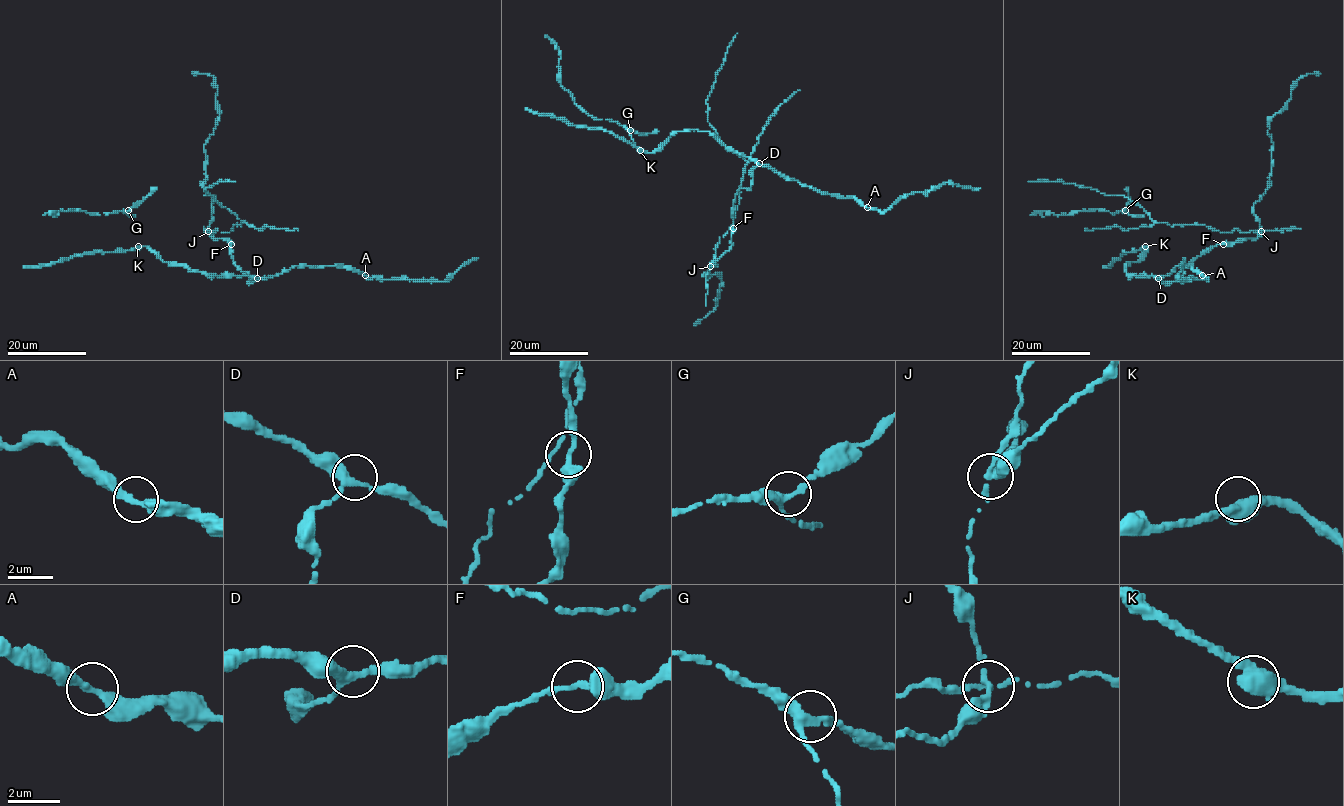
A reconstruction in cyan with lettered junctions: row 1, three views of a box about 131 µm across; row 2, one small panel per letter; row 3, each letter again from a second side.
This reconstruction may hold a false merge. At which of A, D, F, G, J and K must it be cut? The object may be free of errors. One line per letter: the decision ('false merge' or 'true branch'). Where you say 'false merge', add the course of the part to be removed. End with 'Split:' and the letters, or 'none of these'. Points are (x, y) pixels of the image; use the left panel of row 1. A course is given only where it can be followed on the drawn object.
A: true branch
D: true branch
F: true branch
G: true branch
J: false merge | (208, 231), (230, 232), (236, 224), (245, 223), (212, 196), (205, 196), (204, 190), (214, 183), (236, 182)
K: true branch
Split: J

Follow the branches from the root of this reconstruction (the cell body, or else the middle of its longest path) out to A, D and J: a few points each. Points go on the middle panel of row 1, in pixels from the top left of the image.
A: (736, 194), (740, 189), (751, 186), (751, 170), (761, 164), (821, 192), (854, 197), (867, 207)
D: (736, 194), (740, 189), (751, 186), (751, 170), (759, 163)
J: (736, 194), (731, 247), (710, 266)

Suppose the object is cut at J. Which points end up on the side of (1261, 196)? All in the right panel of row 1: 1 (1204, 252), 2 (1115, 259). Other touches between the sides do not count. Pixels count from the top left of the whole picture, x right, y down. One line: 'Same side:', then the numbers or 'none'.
Same side: 1, 2

